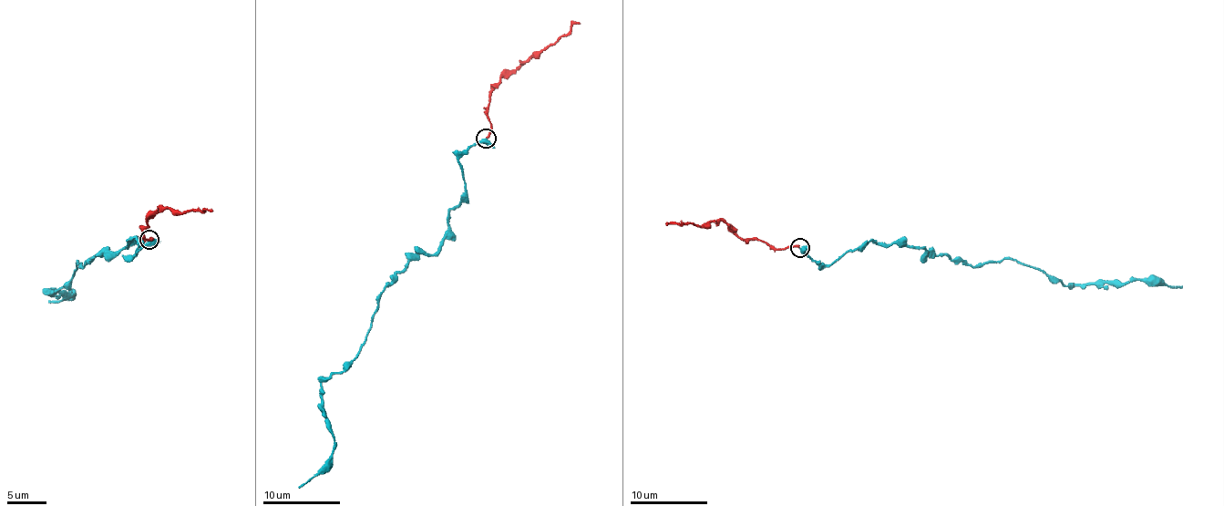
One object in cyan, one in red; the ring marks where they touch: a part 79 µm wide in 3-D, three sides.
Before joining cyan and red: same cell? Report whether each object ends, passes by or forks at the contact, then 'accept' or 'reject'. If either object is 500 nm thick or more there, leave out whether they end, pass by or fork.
cyan passes by | red ends | accept

